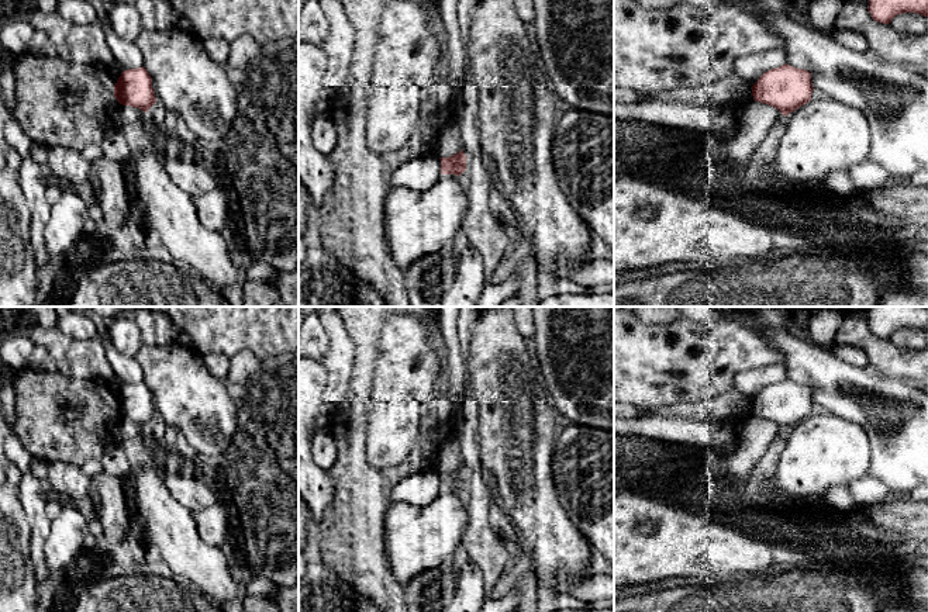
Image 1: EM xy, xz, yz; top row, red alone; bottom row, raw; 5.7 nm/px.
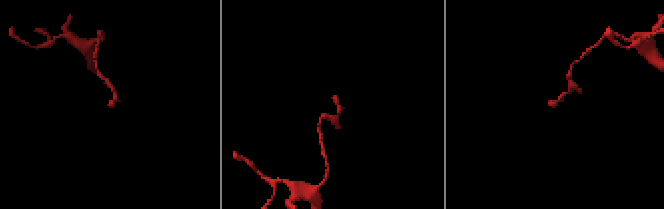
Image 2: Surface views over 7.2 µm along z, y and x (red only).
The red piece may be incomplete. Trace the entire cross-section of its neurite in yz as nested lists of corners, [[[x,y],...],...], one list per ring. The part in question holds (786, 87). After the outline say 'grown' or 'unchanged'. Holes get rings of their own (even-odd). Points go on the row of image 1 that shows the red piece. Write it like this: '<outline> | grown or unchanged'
[[[787,63],[765,72],[752,86],[755,101],[777,108],[784,117],[811,101],[811,73]]] | unchanged

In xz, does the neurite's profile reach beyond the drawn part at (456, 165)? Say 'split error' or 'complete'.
complete

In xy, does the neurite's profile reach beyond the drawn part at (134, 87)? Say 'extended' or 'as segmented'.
as segmented

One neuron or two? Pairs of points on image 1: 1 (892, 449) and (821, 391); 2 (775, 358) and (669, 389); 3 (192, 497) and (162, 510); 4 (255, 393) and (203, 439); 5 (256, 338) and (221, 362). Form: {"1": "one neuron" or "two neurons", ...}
{"1": "one neuron", "2": "one neuron", "3": "two neurons", "4": "two neurons", "5": "two neurons"}

